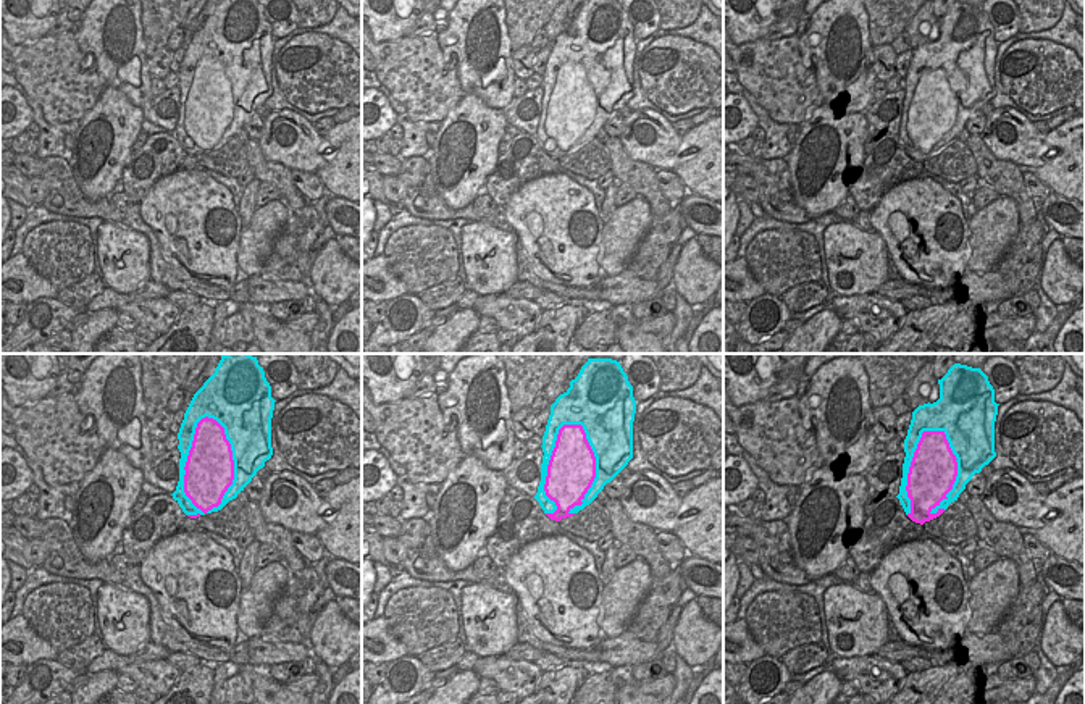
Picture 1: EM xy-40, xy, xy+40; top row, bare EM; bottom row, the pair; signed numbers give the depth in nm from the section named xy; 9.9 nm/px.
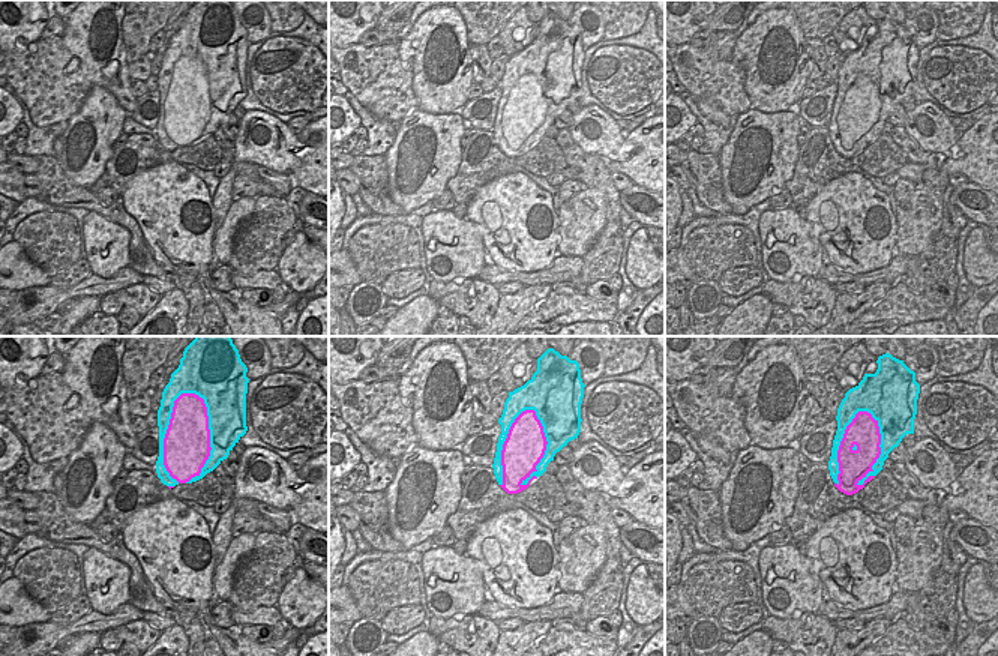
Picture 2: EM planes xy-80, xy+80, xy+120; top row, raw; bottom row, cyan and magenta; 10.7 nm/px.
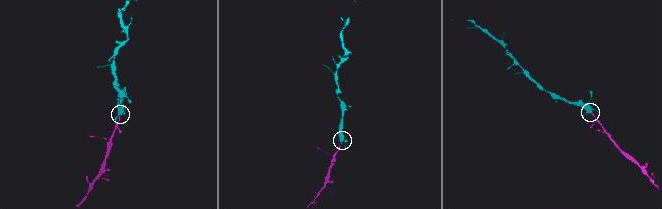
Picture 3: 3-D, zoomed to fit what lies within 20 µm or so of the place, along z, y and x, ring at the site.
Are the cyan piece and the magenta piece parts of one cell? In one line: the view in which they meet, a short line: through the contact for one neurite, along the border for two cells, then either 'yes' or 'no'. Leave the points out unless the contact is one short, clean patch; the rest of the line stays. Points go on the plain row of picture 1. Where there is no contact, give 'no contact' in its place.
contact in xy-40; yes

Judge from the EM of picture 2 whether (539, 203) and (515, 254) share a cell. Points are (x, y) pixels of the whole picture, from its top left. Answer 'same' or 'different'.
same

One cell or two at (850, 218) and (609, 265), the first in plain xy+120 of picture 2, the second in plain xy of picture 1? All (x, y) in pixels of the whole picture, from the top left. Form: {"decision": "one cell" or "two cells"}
{"decision": "two cells"}

